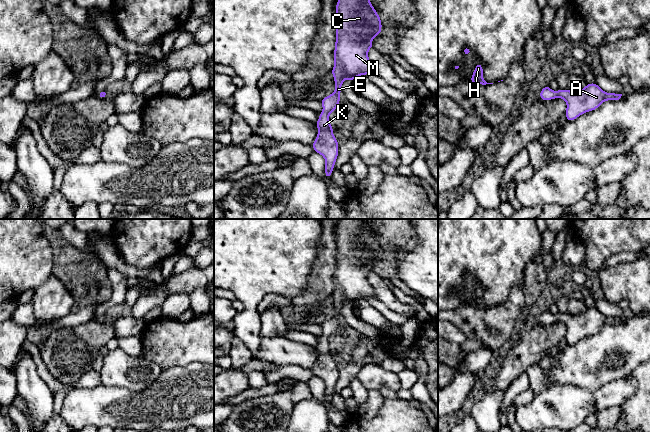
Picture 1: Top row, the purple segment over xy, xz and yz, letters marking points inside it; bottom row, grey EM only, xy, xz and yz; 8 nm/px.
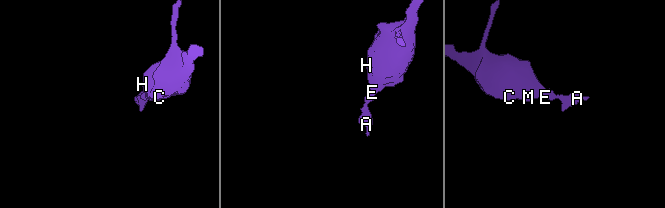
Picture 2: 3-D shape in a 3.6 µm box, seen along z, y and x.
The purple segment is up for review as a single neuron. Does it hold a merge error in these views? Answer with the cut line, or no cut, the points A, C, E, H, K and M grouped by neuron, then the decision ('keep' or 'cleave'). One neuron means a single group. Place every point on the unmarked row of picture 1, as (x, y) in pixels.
cut none; groups A C E H K M; keep

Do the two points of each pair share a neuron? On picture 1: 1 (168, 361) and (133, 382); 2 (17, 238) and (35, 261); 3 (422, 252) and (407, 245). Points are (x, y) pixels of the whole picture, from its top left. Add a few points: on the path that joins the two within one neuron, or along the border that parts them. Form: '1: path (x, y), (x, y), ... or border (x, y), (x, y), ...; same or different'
1: border (141, 356), (154, 362), (162, 370); different
2: path (18, 244), (29, 255); same
3: border (413, 229), (416, 244), (411, 249), (404, 251); different

